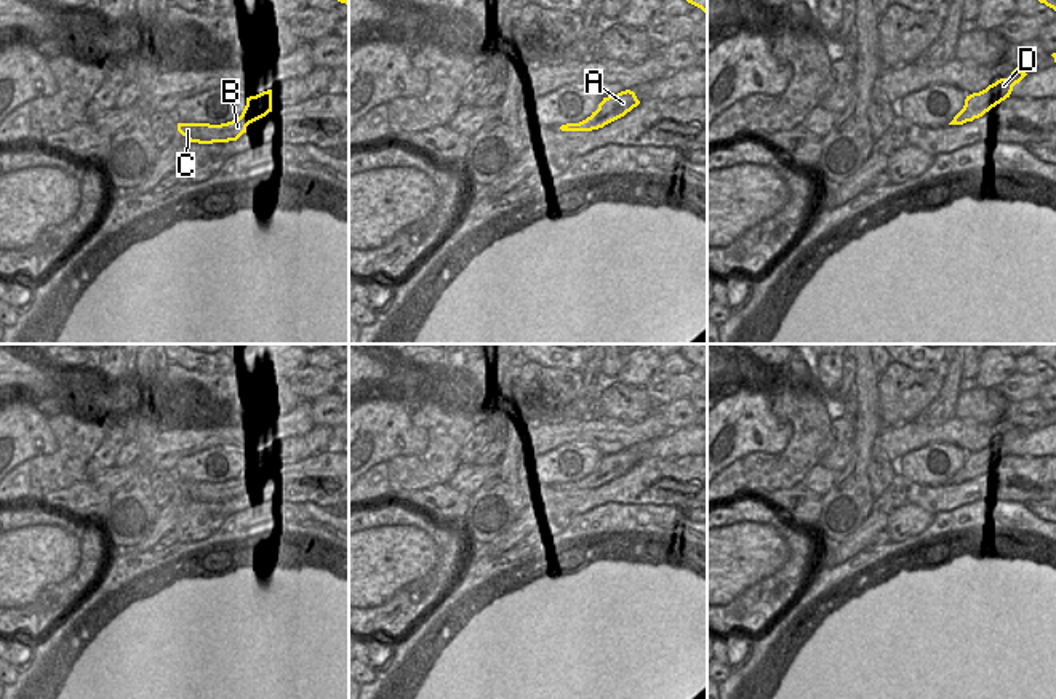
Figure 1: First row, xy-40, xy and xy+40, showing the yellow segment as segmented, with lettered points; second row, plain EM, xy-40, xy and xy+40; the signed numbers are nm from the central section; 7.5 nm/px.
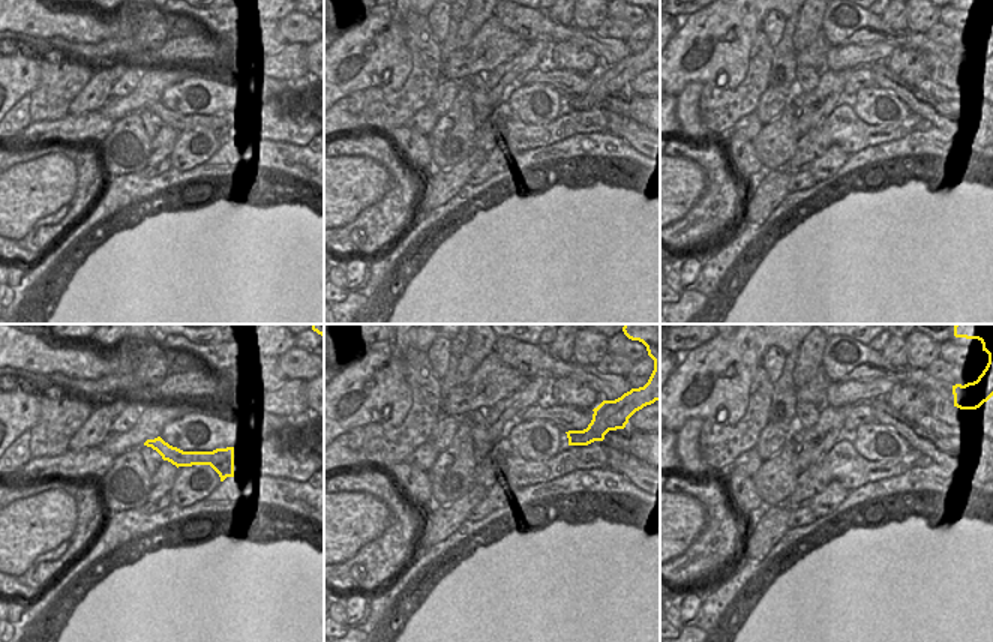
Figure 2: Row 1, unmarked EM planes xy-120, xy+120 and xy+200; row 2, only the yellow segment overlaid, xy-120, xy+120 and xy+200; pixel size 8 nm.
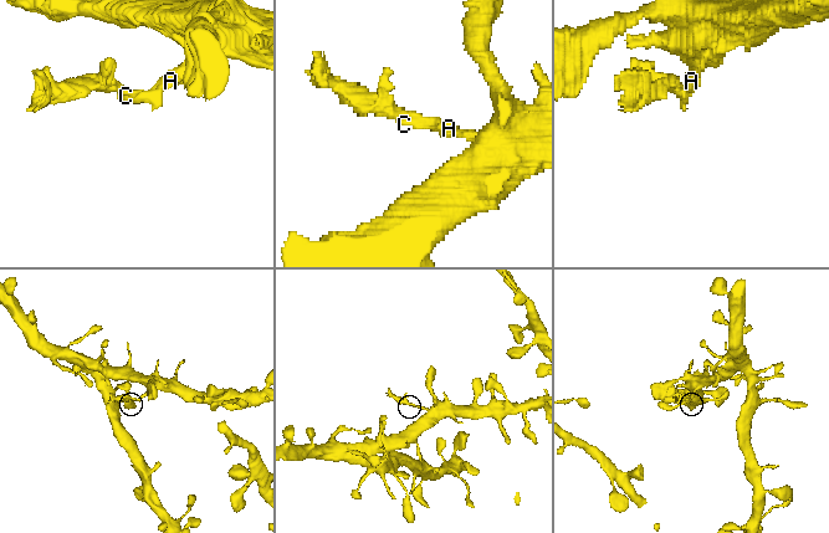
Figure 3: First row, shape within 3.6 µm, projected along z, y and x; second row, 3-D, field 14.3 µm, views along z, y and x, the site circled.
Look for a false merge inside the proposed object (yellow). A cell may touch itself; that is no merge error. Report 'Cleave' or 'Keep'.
Cleave

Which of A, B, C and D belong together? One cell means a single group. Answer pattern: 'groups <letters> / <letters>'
groups A D / B C

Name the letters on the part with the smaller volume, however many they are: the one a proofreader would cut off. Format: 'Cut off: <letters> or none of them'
Cut off: B, C

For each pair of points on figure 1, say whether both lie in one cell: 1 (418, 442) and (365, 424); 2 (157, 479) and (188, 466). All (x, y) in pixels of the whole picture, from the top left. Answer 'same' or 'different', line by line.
1: same
2: different

